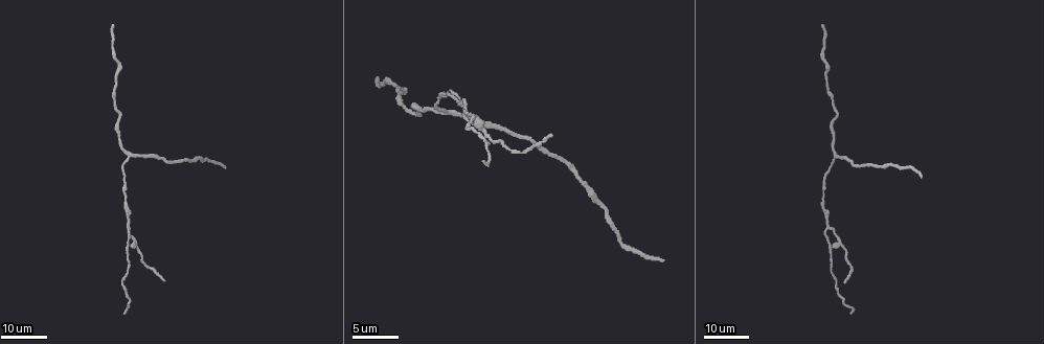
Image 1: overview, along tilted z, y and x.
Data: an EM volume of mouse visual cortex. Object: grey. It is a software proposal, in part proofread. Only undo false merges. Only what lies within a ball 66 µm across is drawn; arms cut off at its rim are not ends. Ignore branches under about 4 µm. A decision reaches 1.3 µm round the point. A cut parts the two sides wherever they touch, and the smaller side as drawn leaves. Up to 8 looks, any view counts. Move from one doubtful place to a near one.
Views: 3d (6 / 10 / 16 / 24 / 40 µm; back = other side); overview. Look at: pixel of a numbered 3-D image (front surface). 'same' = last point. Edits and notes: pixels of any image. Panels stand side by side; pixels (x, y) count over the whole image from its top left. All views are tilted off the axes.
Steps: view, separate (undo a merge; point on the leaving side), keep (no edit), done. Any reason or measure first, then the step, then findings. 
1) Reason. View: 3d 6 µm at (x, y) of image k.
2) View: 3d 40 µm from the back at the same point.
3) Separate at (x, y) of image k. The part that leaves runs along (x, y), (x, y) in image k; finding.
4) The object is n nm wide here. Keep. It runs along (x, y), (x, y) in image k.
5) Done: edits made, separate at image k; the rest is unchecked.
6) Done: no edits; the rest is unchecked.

Branch point. View: 3d 16 µm at (126, 152) of image 1.

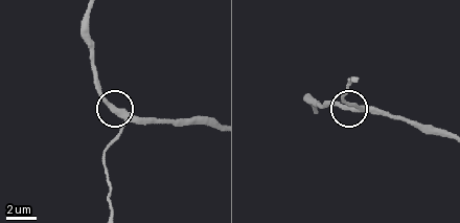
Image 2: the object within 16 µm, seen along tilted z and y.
View: 3d 10 µm at (125, 113) of image 2.

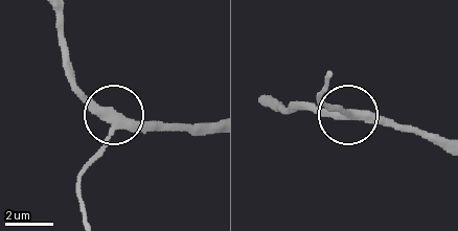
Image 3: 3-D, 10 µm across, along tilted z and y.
Keep. Continuous, no second neuron.

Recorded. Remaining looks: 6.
View: 3d 16 µm at (123, 172) of image 1.

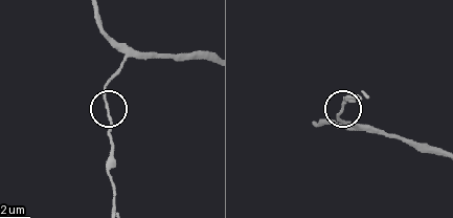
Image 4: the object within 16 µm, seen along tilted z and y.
View: 3d 6 µm at (341, 113) of image 4.

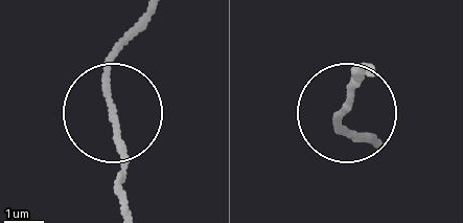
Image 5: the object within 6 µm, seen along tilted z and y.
The side arm is 39 µm long. Keep. It runs along (118, 113), (123, 201) in image 5; all the same neuron.

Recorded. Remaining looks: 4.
Thick turns thin. View: 3d 24 µm at (824, 49) of image 1.

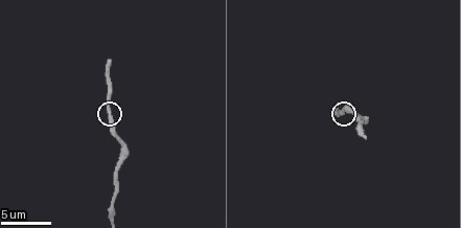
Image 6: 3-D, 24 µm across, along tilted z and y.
Zoom in. View: 3d 6 µm at (112, 120) of image 6.

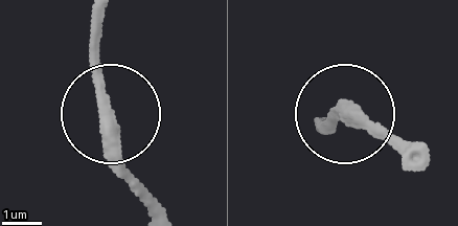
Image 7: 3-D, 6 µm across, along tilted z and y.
Keep. It runs along (146, 211), (119, 153), (99, 73), (99, 23) in image 7; continuous, no second neuron.

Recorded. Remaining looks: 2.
Narrows sharply. View: 3d 24 µm at (839, 291) of image 1.

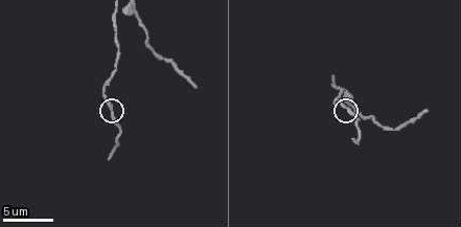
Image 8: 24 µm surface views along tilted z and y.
View: 3d 6 µm at (113, 111) of image 8.

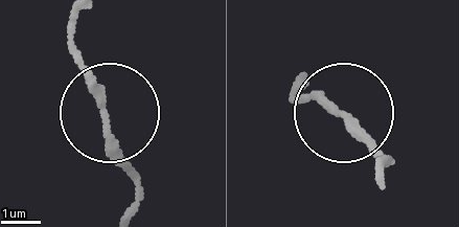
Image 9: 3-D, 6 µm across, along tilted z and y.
Keep. It runs along (78, 20), (73, 60), (136, 182) in image 9; continuous, no second neuron.

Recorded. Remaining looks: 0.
Done: no edits; the rest is unchecked.

